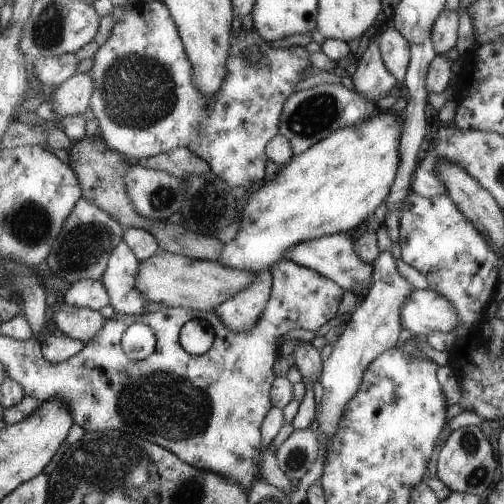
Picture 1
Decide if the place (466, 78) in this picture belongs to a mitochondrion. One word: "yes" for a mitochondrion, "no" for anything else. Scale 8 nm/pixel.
no

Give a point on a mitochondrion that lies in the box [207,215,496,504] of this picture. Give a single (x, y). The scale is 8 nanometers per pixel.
(469, 441)

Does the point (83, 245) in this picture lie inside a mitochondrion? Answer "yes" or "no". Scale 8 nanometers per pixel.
yes

